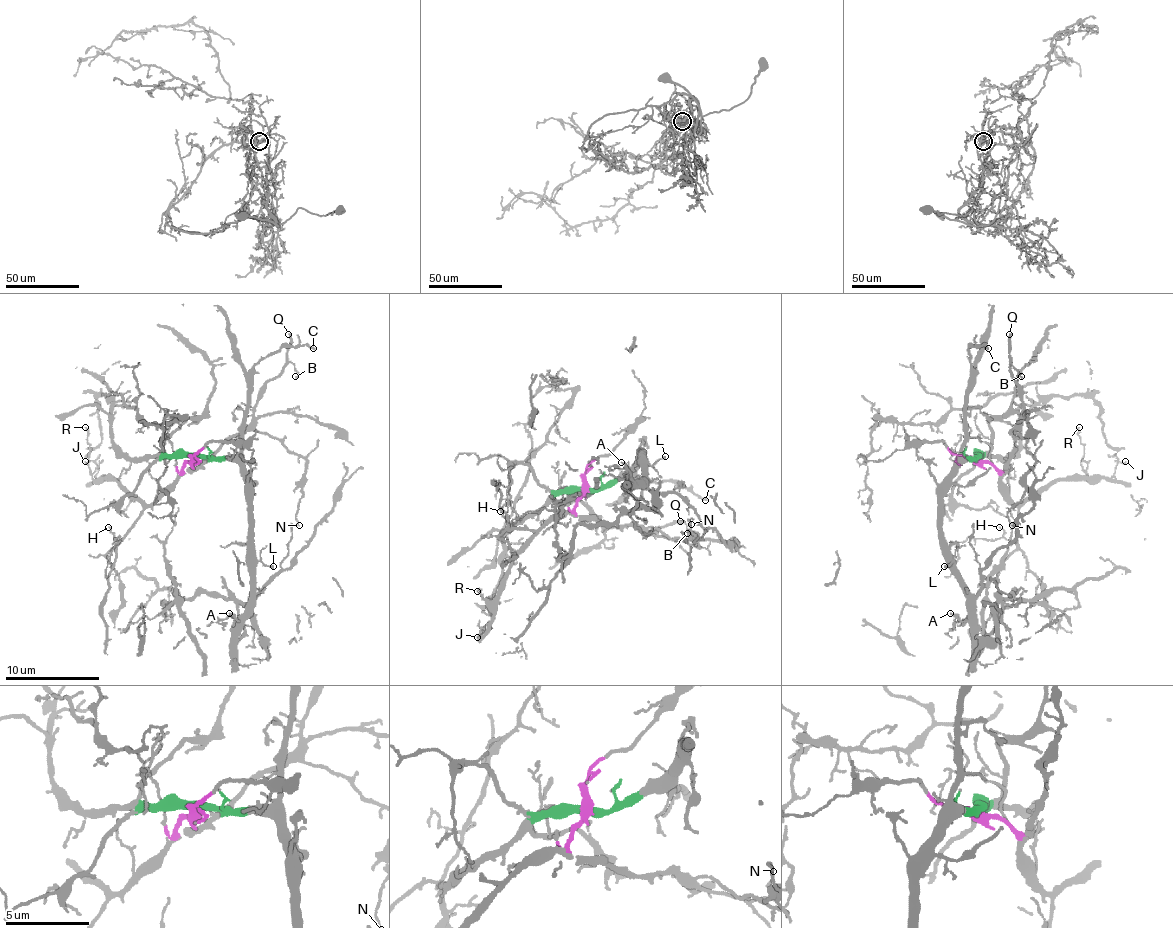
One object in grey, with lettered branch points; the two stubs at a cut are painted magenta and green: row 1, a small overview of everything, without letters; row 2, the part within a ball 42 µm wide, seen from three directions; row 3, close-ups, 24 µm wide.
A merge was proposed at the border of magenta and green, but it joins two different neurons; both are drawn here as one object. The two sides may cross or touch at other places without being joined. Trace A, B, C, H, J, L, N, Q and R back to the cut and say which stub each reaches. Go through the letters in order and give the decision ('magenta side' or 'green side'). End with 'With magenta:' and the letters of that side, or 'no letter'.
A: green side
B: magenta side
C: green side
H: magenta side
J: magenta side
L: green side
N: magenta side
Q: magenta side
R: magenta side
With magenta: B, H, J, N, Q, R

